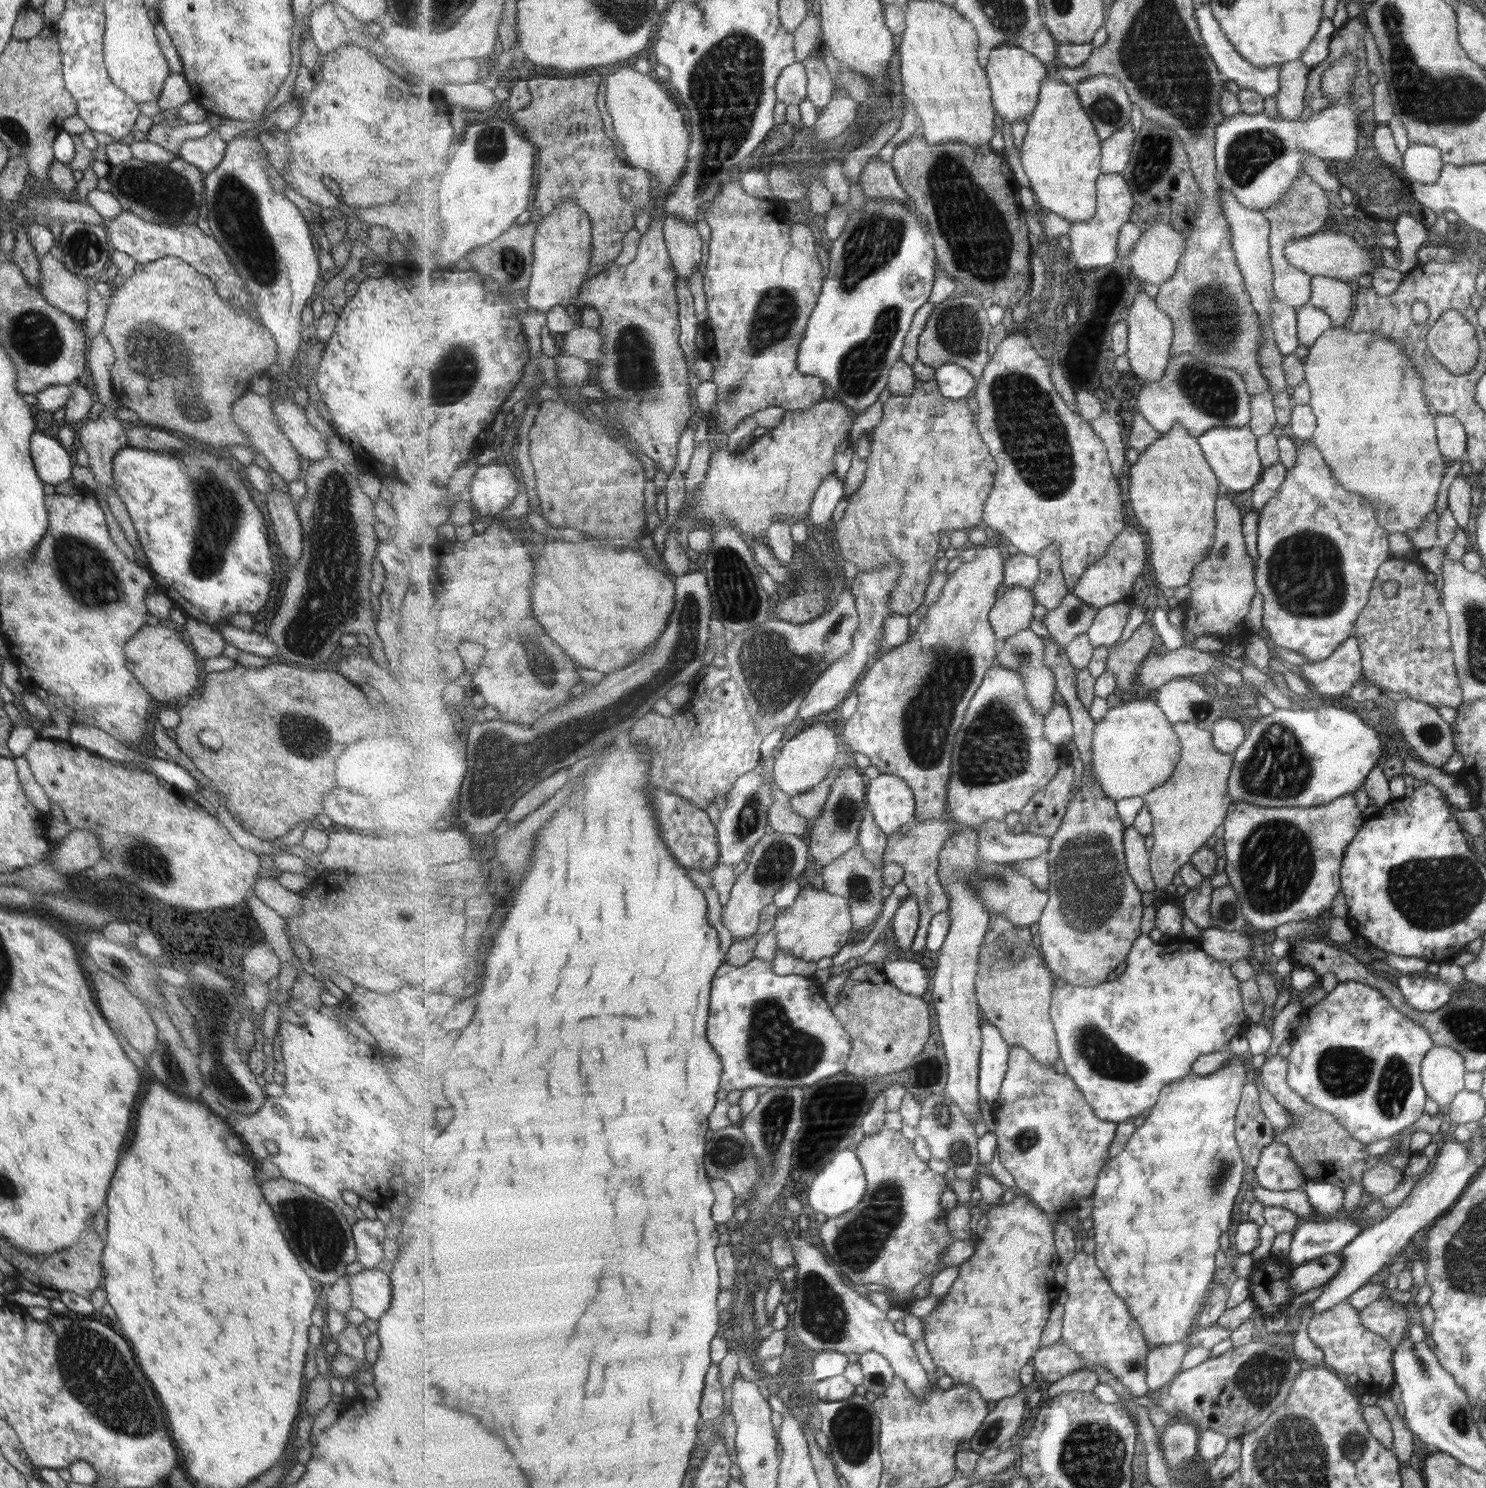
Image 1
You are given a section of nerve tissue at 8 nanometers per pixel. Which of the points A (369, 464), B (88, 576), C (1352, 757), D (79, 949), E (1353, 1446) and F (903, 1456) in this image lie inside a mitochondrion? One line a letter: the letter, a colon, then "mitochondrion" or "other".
A: other
B: mitochondrion
C: other
D: other
E: mitochondrion
F: other

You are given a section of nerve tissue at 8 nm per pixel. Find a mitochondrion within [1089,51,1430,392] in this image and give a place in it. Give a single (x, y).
(1248, 154)

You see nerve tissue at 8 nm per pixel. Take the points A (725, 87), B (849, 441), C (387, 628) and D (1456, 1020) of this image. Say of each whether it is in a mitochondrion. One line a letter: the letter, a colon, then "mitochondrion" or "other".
A: mitochondrion
B: other
C: other
D: mitochondrion

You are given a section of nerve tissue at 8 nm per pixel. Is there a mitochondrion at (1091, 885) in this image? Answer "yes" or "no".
yes

